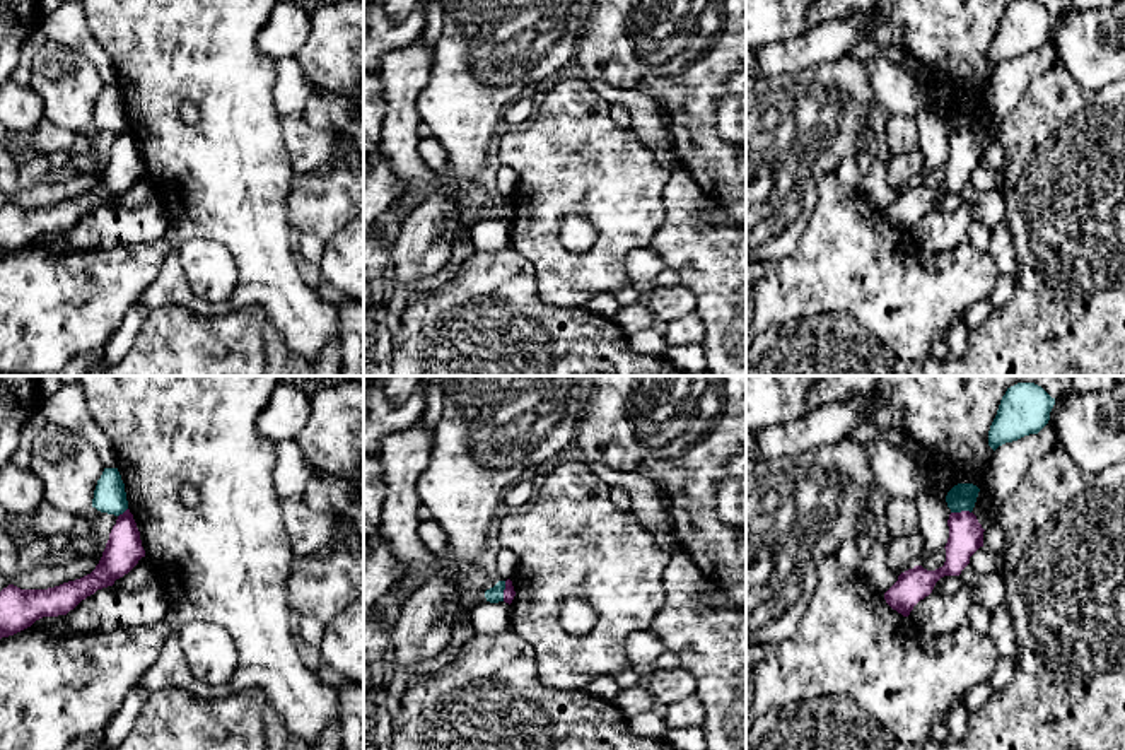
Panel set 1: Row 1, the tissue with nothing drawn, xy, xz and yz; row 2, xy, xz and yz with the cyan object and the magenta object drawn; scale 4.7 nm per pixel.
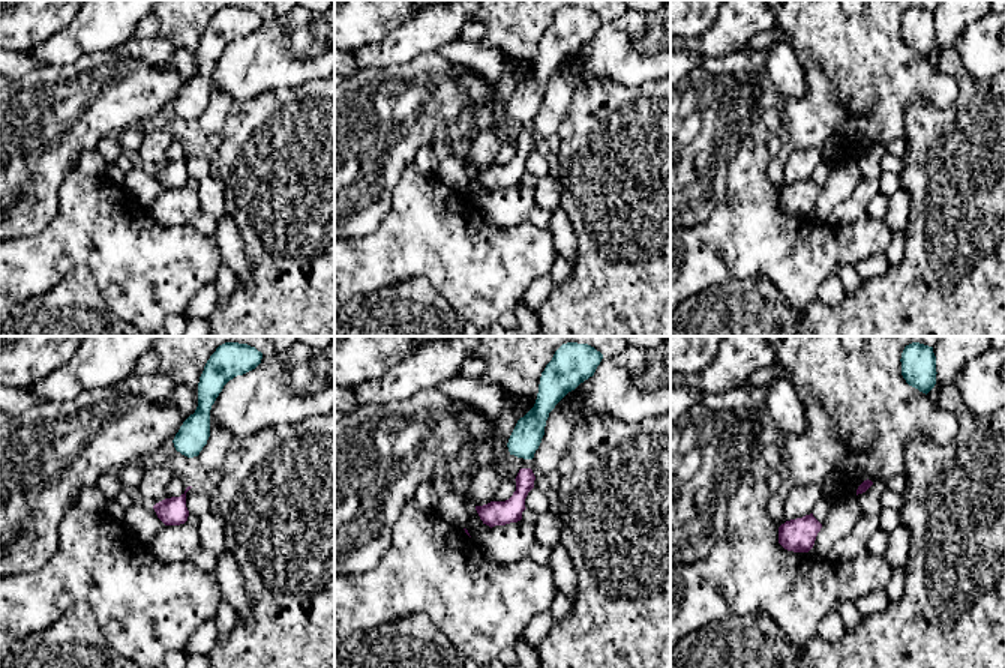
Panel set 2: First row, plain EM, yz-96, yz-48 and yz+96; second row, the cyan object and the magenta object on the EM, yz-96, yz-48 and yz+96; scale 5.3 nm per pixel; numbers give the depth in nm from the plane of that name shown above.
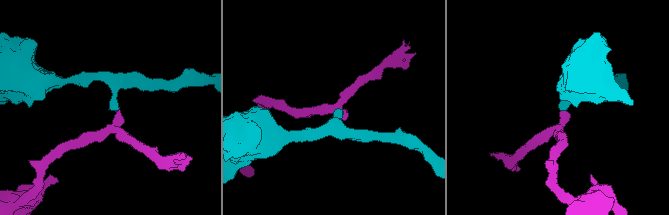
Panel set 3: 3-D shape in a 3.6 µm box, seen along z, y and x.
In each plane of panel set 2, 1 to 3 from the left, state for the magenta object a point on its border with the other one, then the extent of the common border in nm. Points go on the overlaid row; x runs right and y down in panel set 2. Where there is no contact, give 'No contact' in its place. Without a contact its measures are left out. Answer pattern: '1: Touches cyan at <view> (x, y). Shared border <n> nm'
1: No contact
2: No contact
3: No contact

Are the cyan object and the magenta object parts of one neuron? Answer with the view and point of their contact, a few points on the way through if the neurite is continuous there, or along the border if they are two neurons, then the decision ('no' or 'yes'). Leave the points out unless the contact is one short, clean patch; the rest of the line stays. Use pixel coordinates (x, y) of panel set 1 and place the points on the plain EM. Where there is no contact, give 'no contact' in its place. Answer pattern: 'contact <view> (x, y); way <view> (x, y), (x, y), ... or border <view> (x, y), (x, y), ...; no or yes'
contact xz (502, 209); border xz (506, 199), (502, 217); no

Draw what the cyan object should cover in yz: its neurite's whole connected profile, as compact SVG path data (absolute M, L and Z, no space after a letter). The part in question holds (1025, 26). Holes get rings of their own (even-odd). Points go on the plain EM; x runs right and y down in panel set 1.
M1035 0L1007 5L988 48L988 63L995 68L1006 60L1038 51L1048 41L1053 22L1055 15Z

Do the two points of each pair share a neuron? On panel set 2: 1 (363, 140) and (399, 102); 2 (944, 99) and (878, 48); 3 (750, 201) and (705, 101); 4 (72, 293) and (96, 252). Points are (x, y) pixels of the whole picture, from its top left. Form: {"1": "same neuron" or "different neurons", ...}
{"1": "same neuron", "2": "same neuron", "3": "different neurons", "4": "different neurons"}

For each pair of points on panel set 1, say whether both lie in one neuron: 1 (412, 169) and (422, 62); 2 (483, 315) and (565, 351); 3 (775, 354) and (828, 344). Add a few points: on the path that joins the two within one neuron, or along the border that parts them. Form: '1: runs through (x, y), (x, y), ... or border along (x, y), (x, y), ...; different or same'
1: runs through (402, 142), (402, 89); same
2: runs through (504, 335), (519, 351), (545, 351); same
3: runs through (789, 354), (815, 354); same

